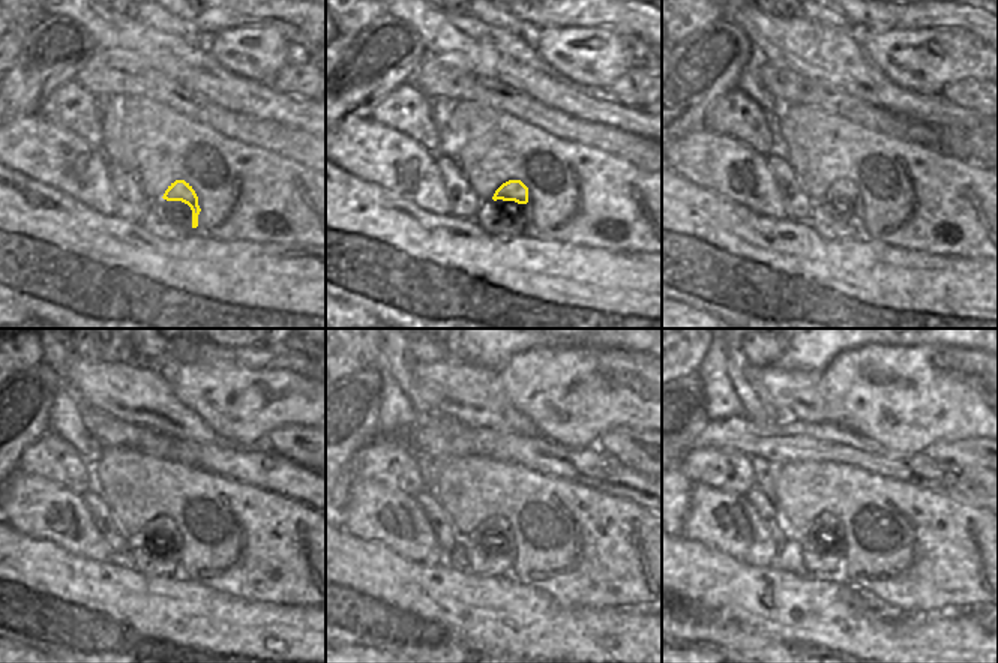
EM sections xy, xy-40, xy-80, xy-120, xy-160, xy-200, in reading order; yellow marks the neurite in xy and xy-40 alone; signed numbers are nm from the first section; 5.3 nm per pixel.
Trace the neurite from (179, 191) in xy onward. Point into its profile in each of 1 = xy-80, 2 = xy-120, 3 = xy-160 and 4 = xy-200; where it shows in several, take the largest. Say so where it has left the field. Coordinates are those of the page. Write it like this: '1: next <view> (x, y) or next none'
1: next xy-80 (844, 191)
2: next xy-120 (164, 527)
3: next xy-160 (495, 525)
4: next xy-200 (826, 527)

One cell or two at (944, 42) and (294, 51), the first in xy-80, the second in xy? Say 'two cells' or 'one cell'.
two cells

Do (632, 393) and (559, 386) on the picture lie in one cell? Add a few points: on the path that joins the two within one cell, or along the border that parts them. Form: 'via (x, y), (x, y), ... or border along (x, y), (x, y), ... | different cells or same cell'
via (613, 393), (575, 395) | same cell

